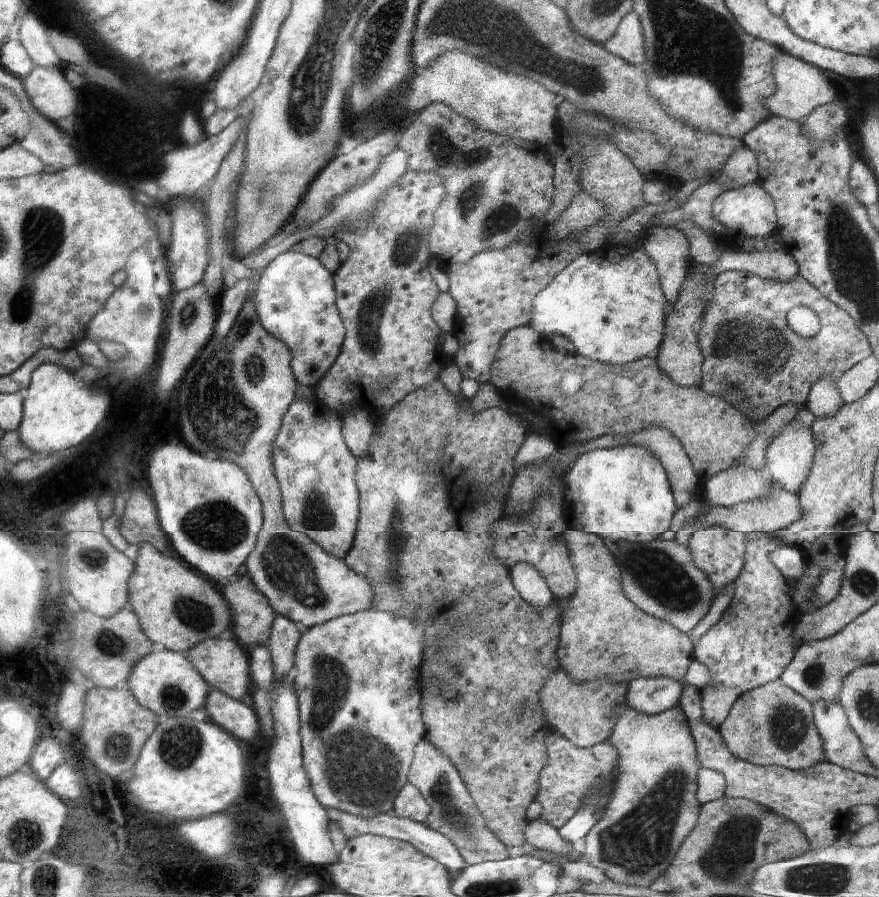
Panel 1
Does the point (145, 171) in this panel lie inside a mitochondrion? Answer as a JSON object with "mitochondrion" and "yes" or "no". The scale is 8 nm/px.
{"mitochondrion":"no"}

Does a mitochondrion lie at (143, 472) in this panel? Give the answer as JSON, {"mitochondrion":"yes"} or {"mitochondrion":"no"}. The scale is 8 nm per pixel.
{"mitochondrion":"no"}

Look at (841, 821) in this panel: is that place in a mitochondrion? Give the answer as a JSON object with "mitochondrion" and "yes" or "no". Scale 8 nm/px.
{"mitochondrion":"no"}

